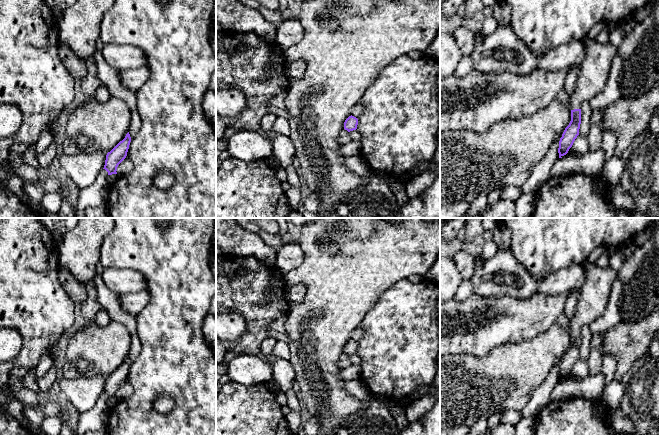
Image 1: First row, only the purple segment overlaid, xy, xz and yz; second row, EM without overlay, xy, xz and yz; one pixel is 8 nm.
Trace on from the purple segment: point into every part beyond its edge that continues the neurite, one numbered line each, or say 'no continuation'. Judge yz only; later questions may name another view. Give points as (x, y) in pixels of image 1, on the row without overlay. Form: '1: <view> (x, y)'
1: yz (593, 296)

